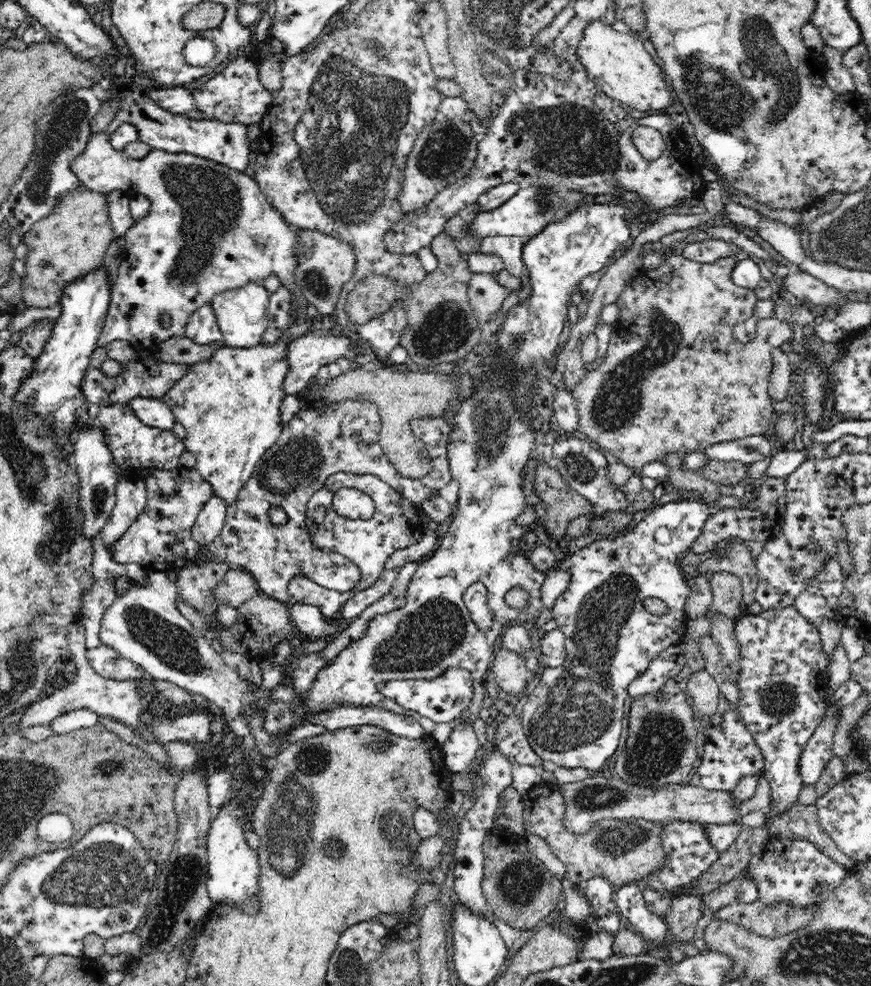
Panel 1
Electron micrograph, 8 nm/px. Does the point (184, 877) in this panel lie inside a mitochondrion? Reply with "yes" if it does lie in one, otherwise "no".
yes

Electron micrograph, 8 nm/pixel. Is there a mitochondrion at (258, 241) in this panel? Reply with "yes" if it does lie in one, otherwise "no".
yes

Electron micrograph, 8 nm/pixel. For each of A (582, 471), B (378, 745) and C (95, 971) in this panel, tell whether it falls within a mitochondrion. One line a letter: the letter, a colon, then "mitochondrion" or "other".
A: mitochondrion
B: mitochondrion
C: other

